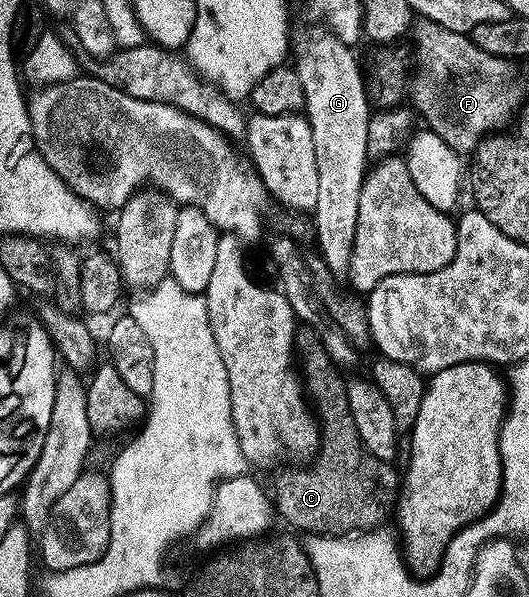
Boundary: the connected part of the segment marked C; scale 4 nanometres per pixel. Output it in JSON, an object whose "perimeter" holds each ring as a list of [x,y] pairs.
{"perimeter":[[[301,326],[294,334],[294,347],[300,364],[300,373],[303,388],[309,399],[311,408],[320,424],[318,452],[308,465],[297,466],[296,471],[277,472],[278,480],[274,483],[272,503],[282,514],[286,523],[295,527],[293,530],[306,531],[315,535],[348,535],[351,533],[366,533],[377,528],[378,523],[386,515],[386,510],[391,510],[396,499],[396,492],[400,487],[399,472],[394,472],[390,465],[383,460],[376,459],[367,454],[359,440],[356,423],[352,418],[348,406],[345,378],[341,378],[339,368],[331,361],[316,332],[309,326]]]}

